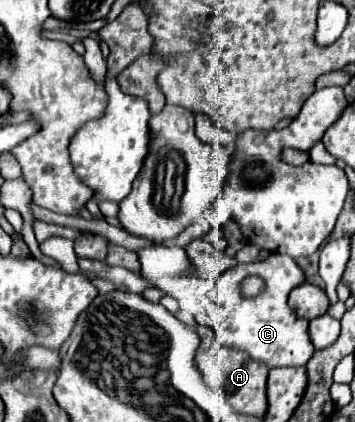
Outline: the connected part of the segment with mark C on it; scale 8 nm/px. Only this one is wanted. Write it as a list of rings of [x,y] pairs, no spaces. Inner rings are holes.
[[[270,254],[268,258],[252,264],[236,264],[220,274],[214,288],[214,308],[212,330],[222,346],[232,346],[248,352],[254,360],[266,364],[268,368],[280,366],[306,366],[314,354],[314,346],[308,338],[308,322],[298,318],[286,304],[292,288],[306,282],[304,270],[290,258],[282,254]],[[258,274],[268,284],[258,298],[238,298],[240,280]]]

